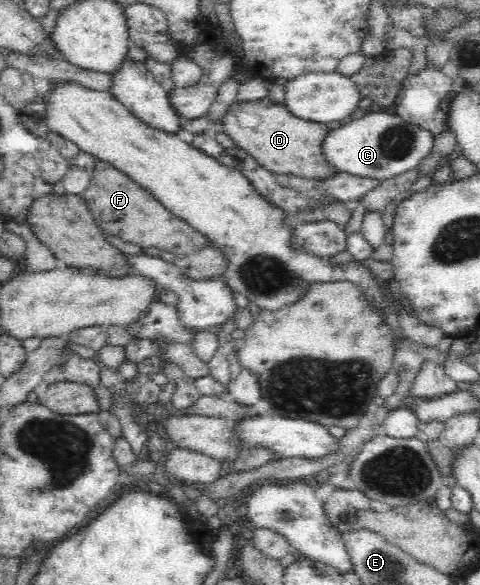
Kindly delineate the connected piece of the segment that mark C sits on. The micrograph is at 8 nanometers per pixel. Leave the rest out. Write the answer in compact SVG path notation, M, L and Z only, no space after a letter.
M376 108L358 120L329 129L322 142L322 153L337 171L384 181L418 166L418 162L432 152L434 139L430 130L406 123L393 110Z

